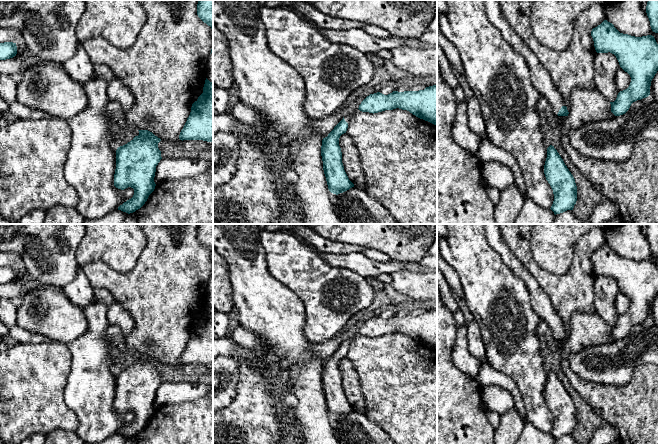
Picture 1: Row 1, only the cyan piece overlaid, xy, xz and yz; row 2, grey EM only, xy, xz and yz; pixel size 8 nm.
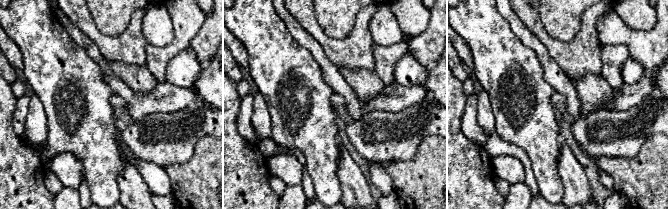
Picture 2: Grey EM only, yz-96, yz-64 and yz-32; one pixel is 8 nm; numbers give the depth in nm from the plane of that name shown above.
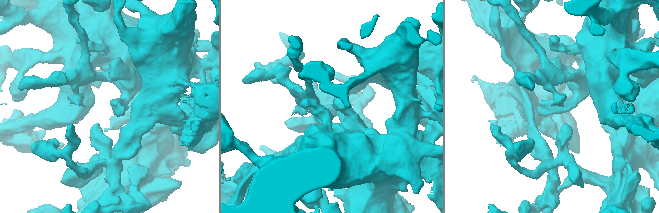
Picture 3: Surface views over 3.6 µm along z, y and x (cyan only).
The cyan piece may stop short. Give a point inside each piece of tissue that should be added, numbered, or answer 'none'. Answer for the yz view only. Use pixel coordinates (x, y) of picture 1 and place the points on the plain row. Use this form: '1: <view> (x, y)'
1: yz (540, 300)

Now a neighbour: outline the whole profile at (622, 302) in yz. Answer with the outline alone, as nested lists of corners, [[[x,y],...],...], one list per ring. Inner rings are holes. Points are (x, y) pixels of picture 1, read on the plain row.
[[[621,291],[617,294],[615,299],[615,306],[618,314],[623,315],[627,313],[631,306],[630,299],[625,296]]]

